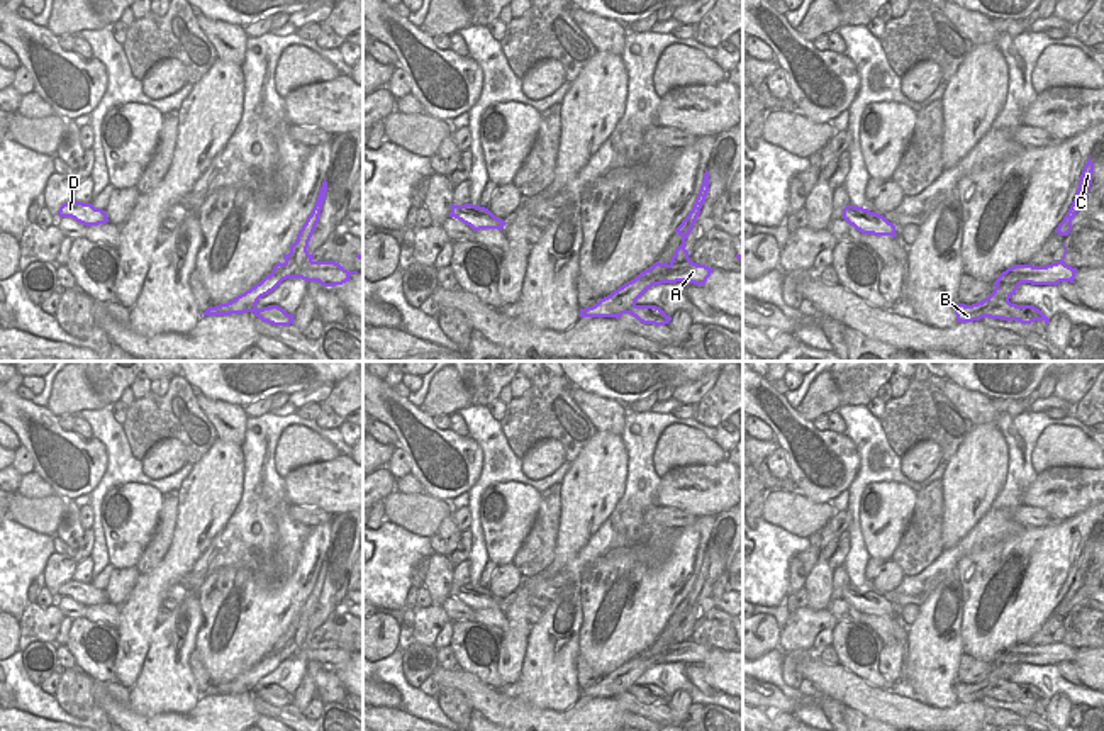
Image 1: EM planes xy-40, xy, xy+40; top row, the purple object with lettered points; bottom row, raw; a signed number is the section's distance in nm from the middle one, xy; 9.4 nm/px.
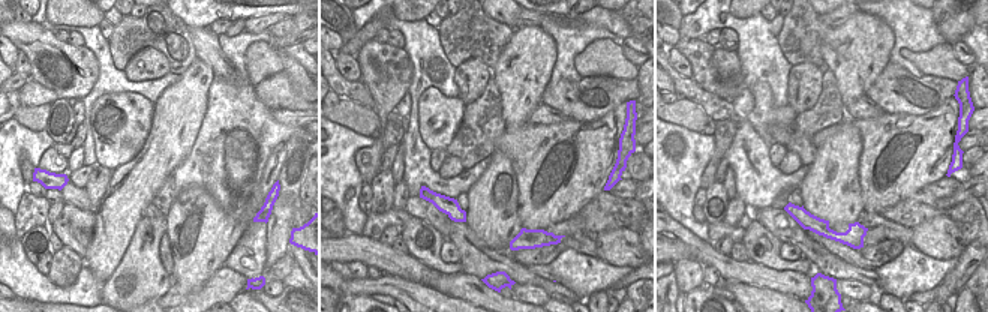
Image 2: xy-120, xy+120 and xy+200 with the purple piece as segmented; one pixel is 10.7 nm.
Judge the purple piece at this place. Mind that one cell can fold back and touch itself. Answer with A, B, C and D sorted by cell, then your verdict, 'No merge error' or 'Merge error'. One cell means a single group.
Groups: A D / B C. Merge error.

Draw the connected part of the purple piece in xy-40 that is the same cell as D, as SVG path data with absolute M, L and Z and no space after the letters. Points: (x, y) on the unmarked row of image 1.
M73 578L59 587L58 595L71 597L86 607L109 602L105 590L95 589L92 583L76 582Z

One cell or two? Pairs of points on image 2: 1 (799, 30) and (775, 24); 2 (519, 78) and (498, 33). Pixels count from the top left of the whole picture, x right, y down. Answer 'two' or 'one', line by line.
1: two
2: two

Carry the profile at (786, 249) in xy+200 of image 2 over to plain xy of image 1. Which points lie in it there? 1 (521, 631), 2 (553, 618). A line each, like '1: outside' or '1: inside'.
1: inside
2: outside

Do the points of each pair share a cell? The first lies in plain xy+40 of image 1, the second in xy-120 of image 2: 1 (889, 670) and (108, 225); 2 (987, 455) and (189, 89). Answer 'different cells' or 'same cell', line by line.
1: same cell
2: same cell

